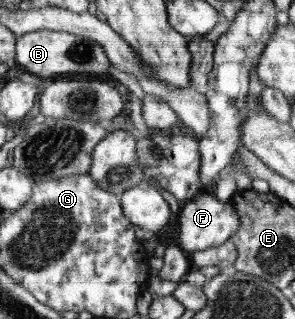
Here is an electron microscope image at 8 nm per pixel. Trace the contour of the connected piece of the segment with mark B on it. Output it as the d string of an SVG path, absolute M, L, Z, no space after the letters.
M47 29L21 35L16 44L16 59L19 71L24 71L24 75L40 75L40 77L62 73L77 75L106 73L112 64L104 47L92 41L90 37Z

